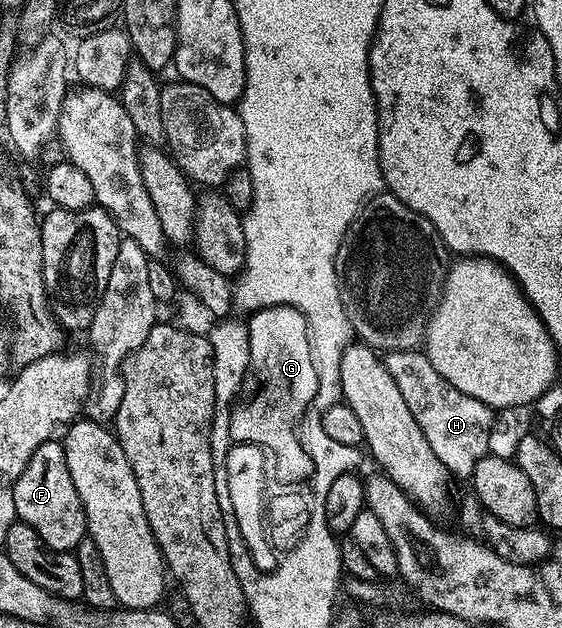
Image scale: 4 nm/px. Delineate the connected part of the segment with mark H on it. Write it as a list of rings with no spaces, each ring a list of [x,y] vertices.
[[[419,349],[389,350],[383,355],[386,372],[390,372],[394,384],[398,384],[398,392],[402,392],[402,400],[410,408],[414,420],[418,420],[418,428],[422,428],[422,436],[434,448],[434,456],[442,460],[445,469],[457,474],[464,480],[471,479],[474,464],[489,453],[487,440],[493,420],[493,411],[474,396],[466,396],[466,392],[458,392],[454,384],[450,384],[442,376],[438,376],[434,364],[430,364],[427,353]]]

